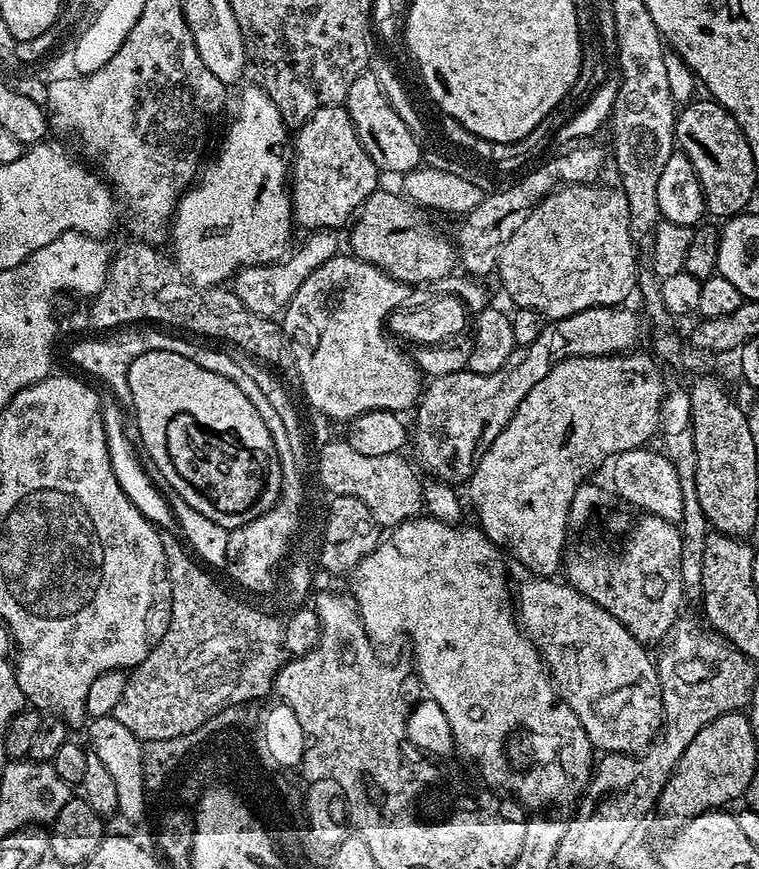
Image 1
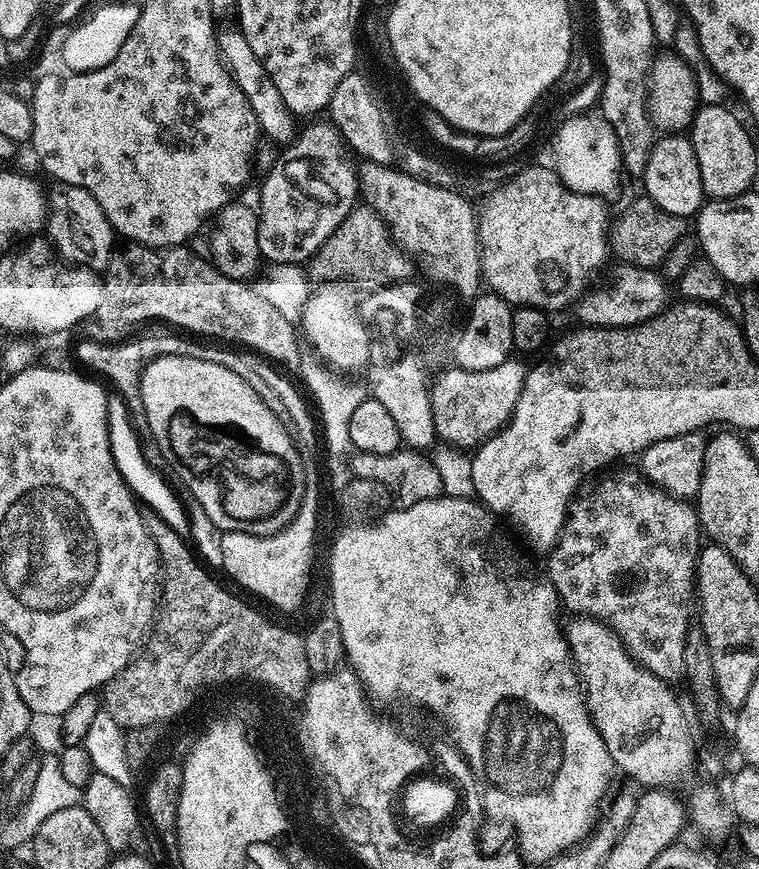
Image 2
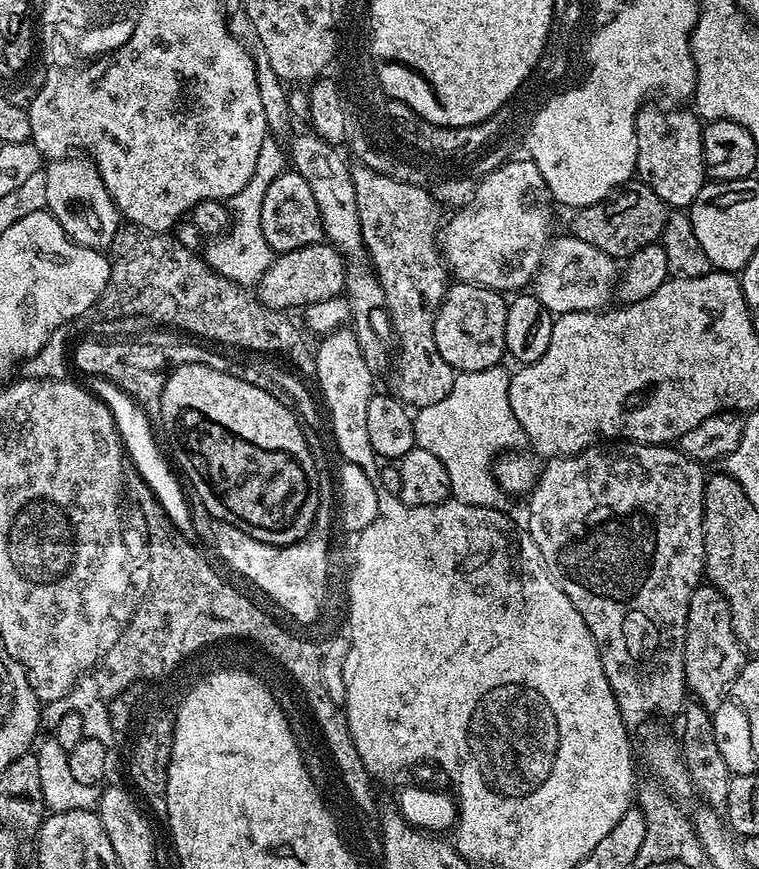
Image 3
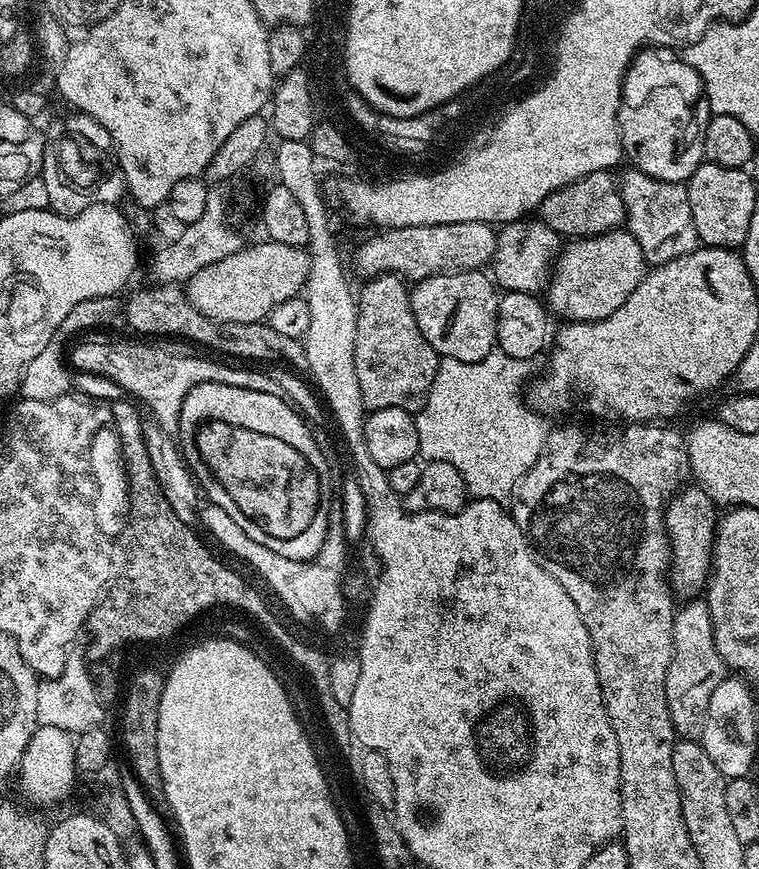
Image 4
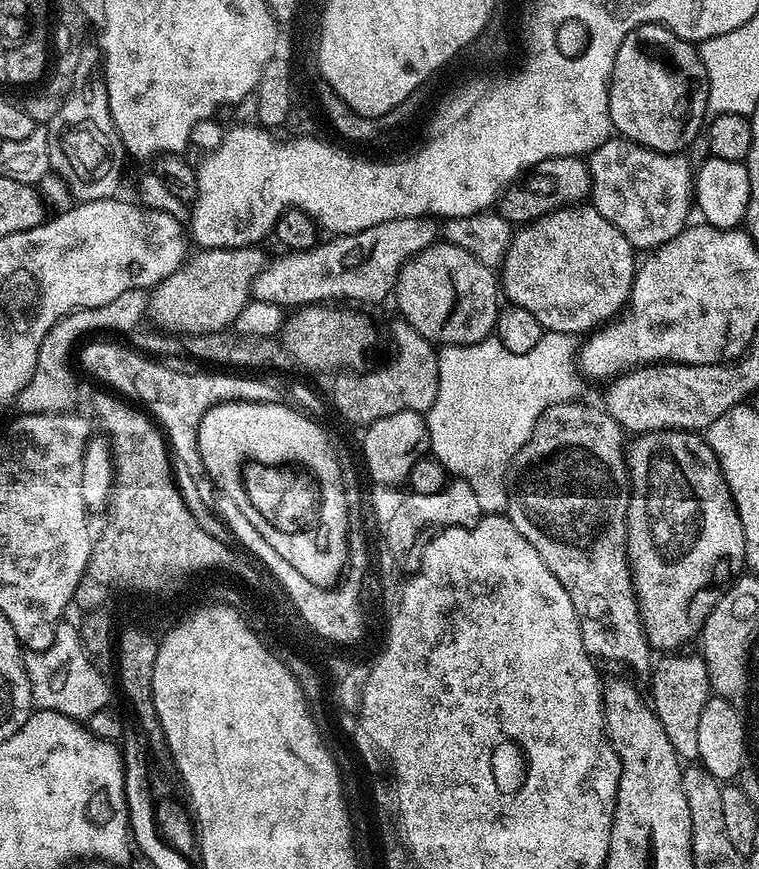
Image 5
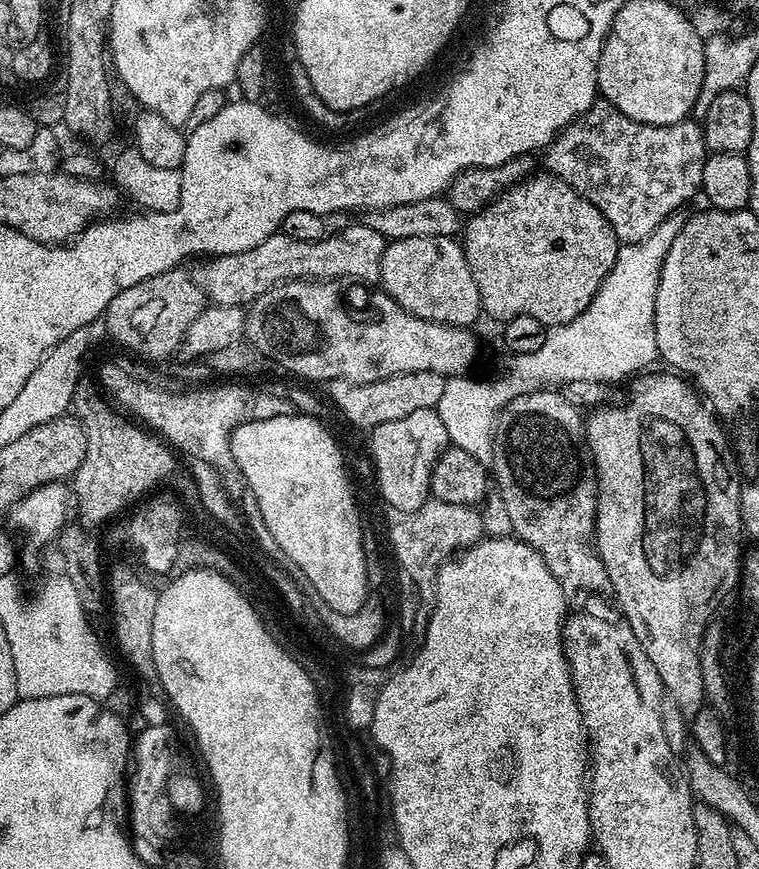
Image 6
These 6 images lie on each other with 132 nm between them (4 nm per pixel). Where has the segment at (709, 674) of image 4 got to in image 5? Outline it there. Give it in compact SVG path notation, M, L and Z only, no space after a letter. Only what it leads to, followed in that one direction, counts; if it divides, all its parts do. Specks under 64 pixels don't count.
M668 654L664 661L651 669L652 696L650 707L656 713L658 722L662 722L662 730L666 730L666 738L670 746L679 754L681 761L699 761L698 754L698 722L702 718L702 706L706 706L710 689L708 671L704 665L704 657L699 654Z

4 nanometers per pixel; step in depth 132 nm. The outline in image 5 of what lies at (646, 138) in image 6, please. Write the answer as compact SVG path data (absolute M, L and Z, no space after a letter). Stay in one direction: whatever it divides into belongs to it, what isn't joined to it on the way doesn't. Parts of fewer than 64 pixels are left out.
M610 138L602 146L598 146L592 152L588 153L586 163L590 170L590 178L592 179L592 195L590 197L591 207L596 208L598 214L602 214L602 218L606 218L606 222L610 222L618 230L622 230L622 234L632 243L633 248L637 250L655 250L661 248L665 242L677 236L686 226L687 220L684 219L688 216L688 204L690 208L690 197L694 192L694 169L689 164L687 155L673 154L671 152L655 152L641 144L635 144L633 140Z

